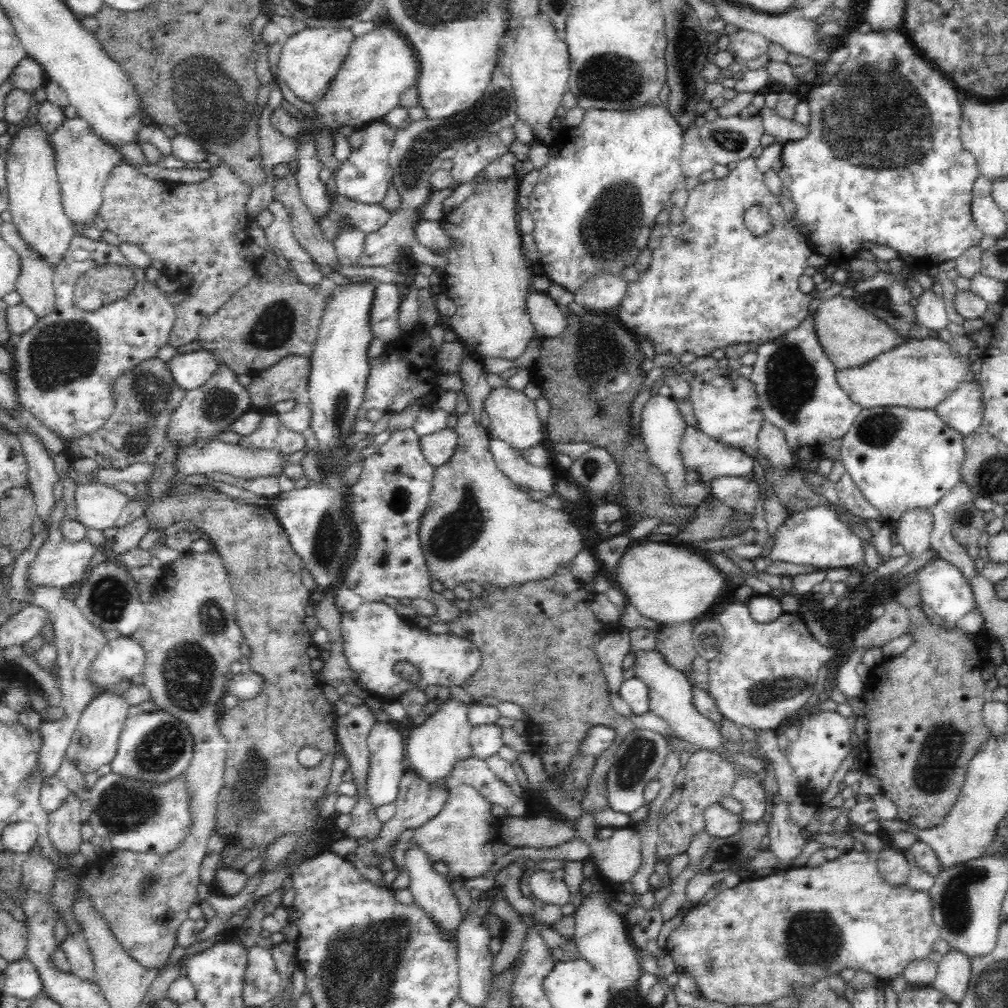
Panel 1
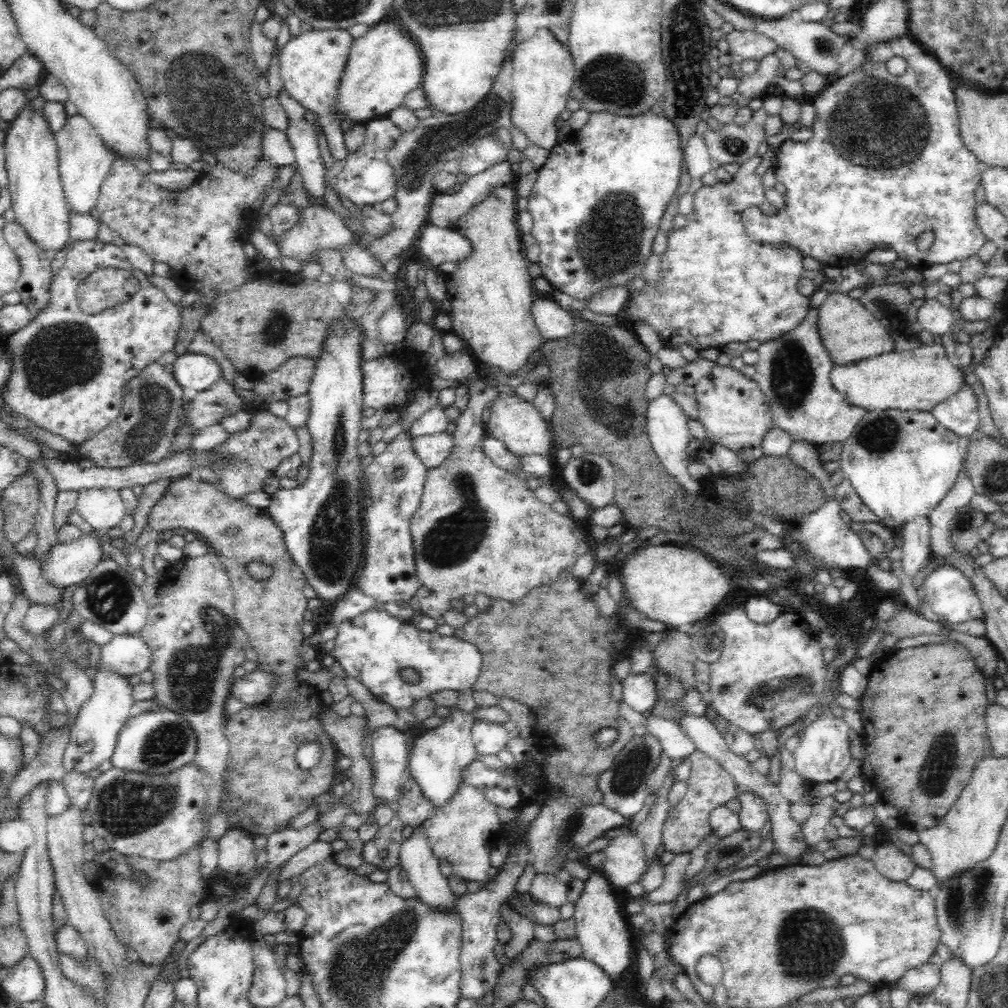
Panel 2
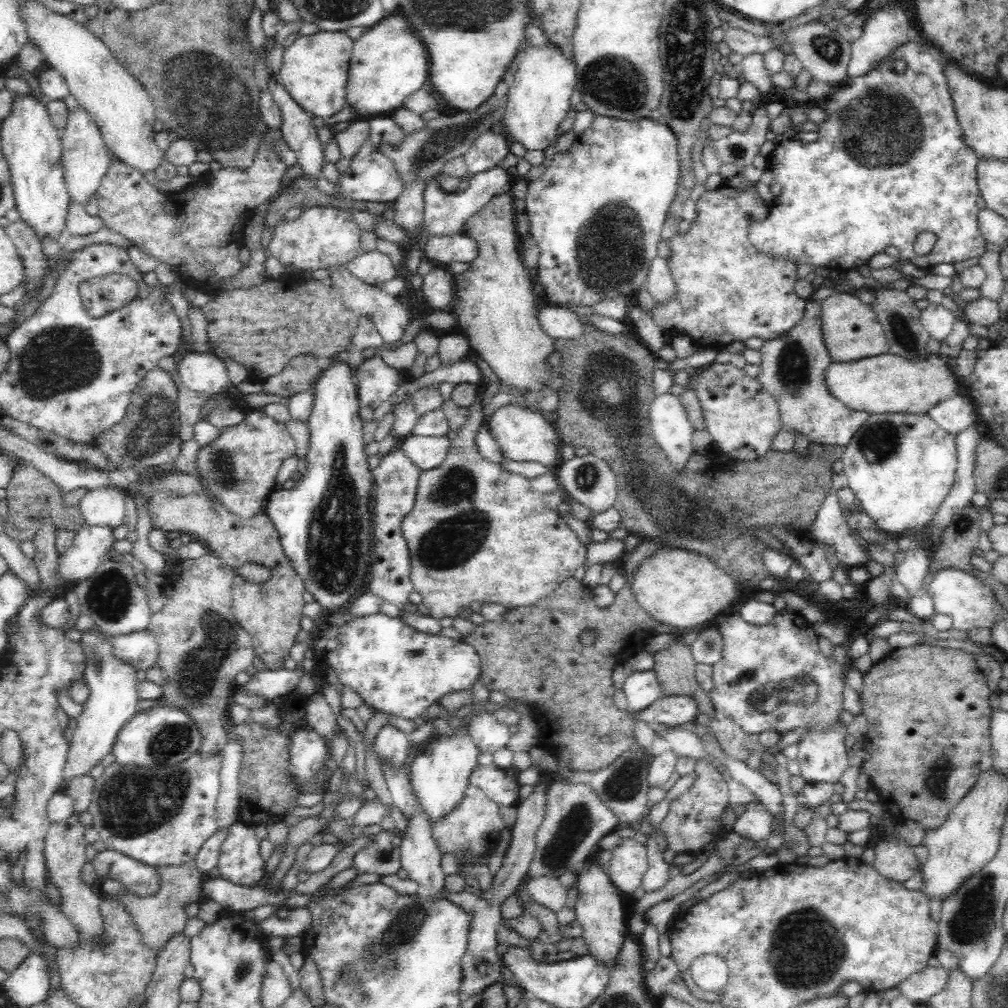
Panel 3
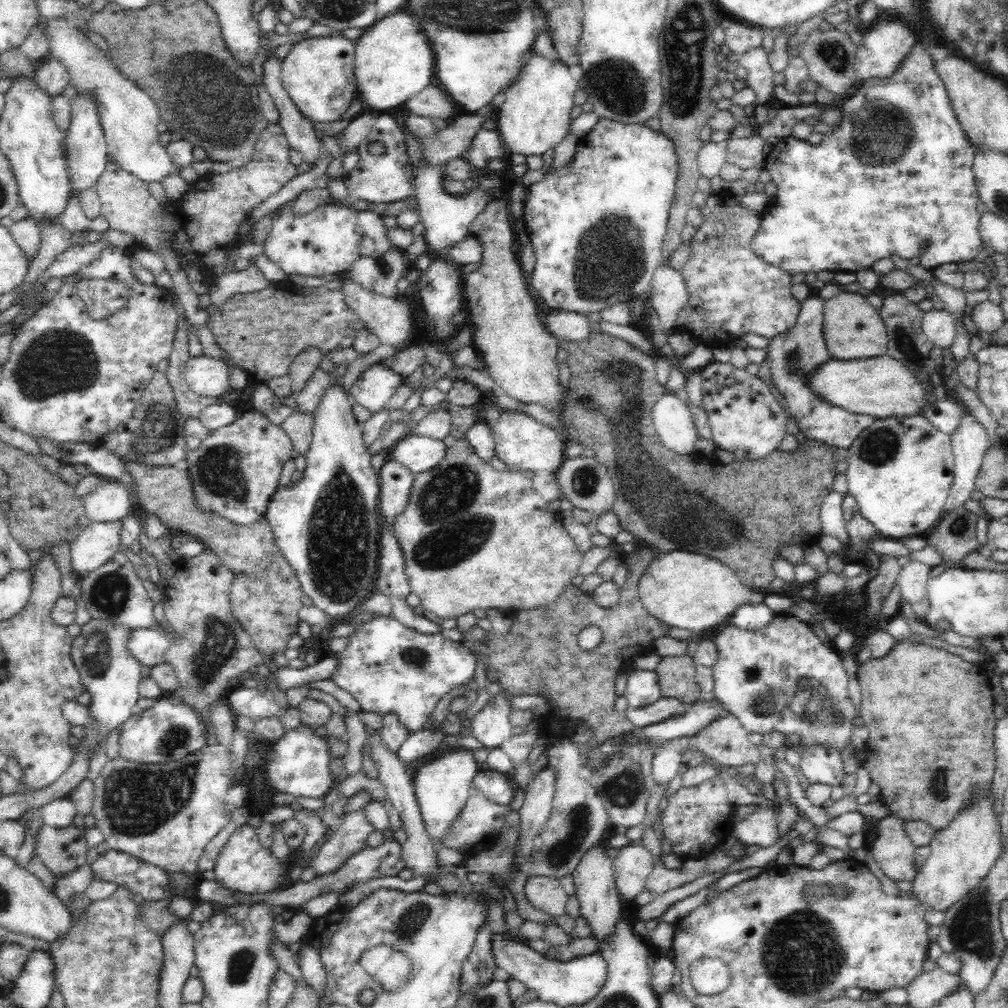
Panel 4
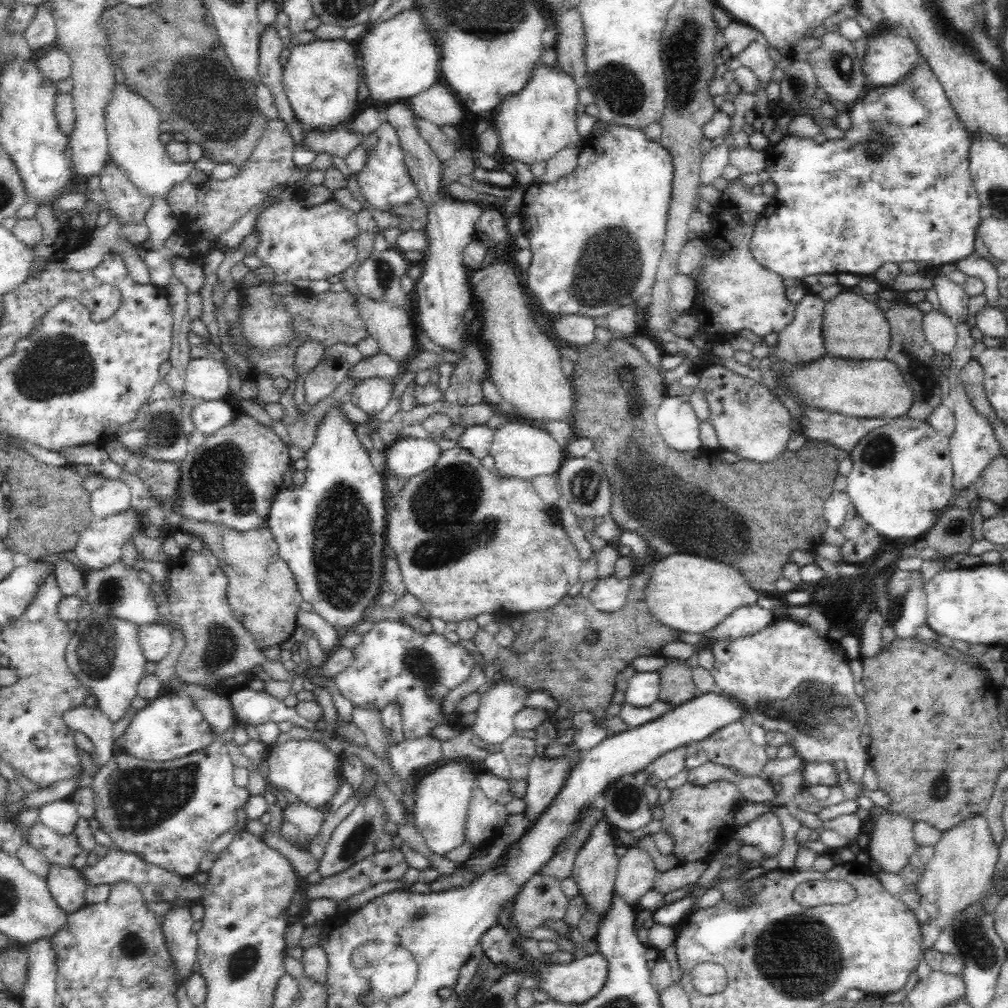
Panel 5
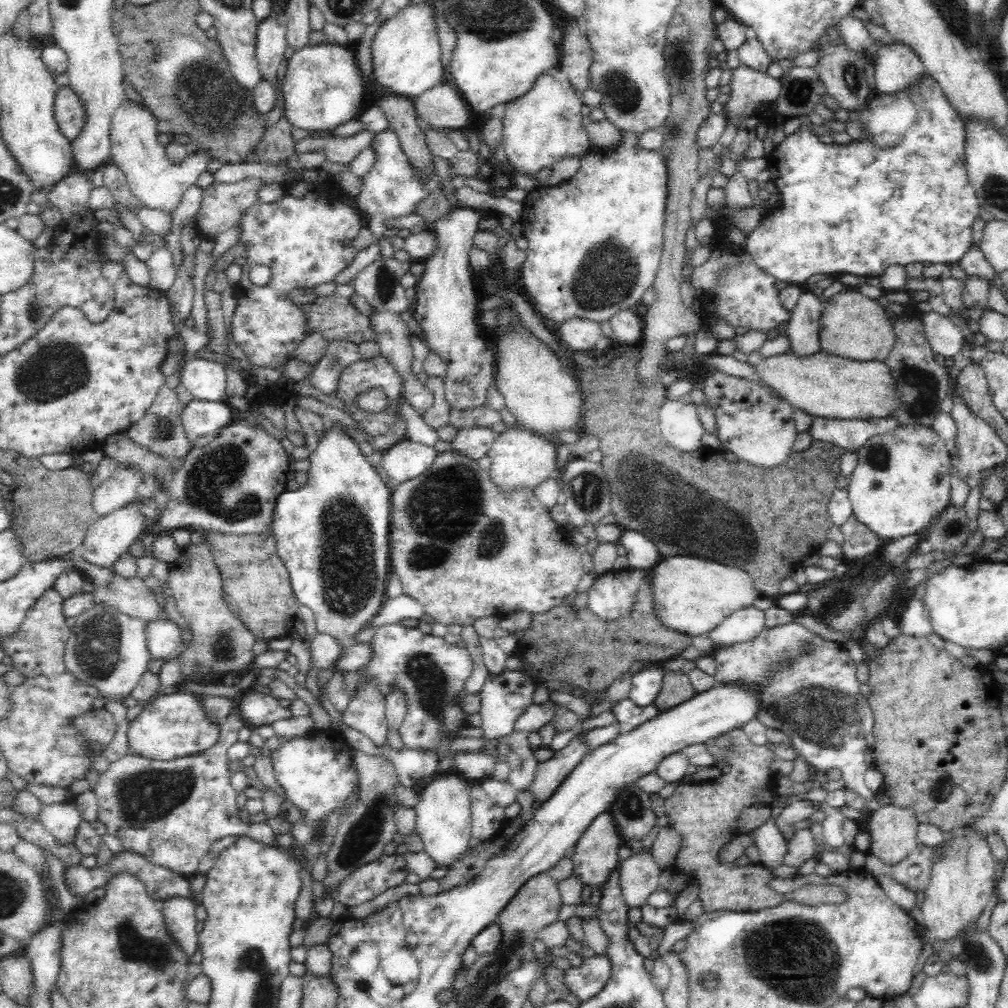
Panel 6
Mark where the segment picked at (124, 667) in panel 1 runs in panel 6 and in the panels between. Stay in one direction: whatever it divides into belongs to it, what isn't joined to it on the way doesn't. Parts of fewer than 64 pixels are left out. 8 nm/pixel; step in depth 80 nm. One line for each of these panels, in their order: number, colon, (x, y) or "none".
2: (125, 654)
3: (140, 649)
4: (149, 645)
5: (155, 639)
6: (163, 636)

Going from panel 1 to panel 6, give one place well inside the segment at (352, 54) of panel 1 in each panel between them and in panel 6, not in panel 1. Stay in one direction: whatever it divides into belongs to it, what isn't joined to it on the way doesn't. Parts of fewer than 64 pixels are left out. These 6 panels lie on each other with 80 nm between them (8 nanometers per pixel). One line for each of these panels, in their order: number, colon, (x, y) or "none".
2: (384, 65)
3: (390, 62)
4: (394, 60)
5: (401, 57)
6: (406, 54)

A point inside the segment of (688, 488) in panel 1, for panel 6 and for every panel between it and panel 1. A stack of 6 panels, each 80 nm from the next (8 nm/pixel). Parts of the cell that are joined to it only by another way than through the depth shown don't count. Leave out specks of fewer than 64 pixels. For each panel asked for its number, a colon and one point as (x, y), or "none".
2: (668, 428)
3: (673, 431)
4: (674, 423)
5: (677, 421)
6: (679, 422)

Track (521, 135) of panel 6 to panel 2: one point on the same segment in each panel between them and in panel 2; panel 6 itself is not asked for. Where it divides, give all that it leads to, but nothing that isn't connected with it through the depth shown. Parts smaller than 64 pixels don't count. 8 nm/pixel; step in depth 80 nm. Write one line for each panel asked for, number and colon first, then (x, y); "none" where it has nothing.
2: (543, 75)
3: (544, 80)
4: (535, 117)
5: (541, 120)

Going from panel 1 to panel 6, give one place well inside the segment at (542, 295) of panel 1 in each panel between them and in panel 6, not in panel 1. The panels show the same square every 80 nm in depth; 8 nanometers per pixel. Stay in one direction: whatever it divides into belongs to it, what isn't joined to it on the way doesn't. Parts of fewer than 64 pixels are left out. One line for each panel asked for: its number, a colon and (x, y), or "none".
2: (554, 322)
3: (559, 322)
4: (572, 326)
5: (574, 330)
6: (577, 335)

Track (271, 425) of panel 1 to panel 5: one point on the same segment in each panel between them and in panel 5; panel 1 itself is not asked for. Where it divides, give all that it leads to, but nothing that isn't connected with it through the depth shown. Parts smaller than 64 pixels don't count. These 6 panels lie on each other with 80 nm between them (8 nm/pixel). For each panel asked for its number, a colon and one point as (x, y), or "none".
2: (243, 463)
3: (239, 469)
4: (234, 473)
5: (231, 480)

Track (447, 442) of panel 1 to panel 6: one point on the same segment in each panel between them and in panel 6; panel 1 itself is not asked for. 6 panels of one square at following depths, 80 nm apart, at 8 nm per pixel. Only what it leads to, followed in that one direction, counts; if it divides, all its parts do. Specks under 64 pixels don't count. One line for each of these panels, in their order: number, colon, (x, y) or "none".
2: (432, 450)
3: (426, 452)
4: (418, 454)
5: (407, 457)
6: (405, 460)

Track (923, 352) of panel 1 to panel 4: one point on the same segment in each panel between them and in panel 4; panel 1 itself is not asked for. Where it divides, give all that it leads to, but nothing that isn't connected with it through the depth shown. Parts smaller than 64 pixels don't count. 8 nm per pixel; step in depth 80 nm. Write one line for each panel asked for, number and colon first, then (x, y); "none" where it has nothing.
2: (917, 380)
3: (879, 384)
4: (881, 386)

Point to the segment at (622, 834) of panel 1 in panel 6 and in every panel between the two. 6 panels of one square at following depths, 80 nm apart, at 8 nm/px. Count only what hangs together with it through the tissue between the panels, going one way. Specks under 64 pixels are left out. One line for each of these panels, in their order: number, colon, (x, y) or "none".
2: (626, 861)
3: (629, 862)
4: (632, 866)
5: (636, 872)
6: (639, 875)

